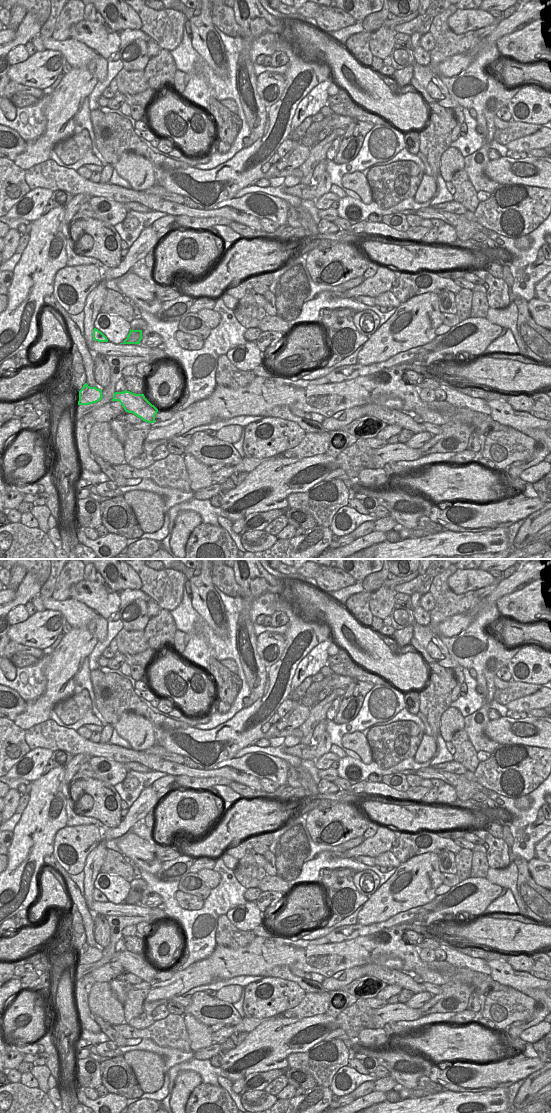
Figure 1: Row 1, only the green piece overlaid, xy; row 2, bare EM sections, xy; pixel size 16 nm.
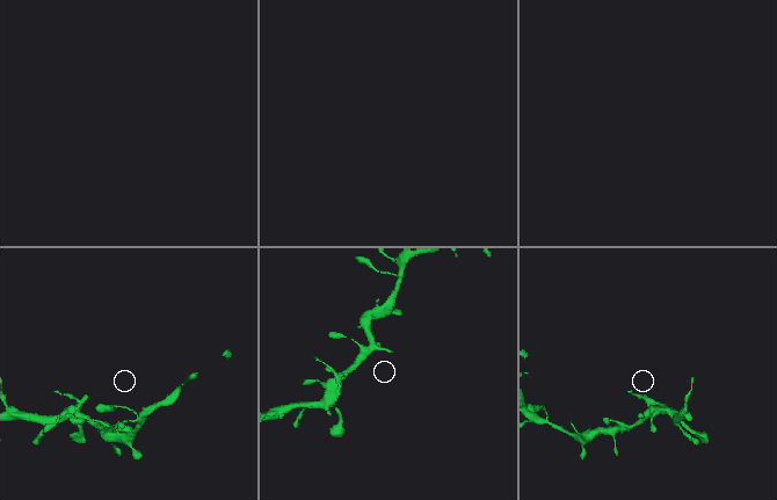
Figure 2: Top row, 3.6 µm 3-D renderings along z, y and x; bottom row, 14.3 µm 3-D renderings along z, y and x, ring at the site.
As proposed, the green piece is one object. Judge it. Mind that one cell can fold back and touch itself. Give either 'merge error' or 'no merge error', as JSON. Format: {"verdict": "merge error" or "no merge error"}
{"verdict": "no merge error"}

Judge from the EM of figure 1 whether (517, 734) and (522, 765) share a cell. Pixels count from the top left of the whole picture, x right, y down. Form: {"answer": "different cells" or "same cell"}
{"answer": "different cells"}

